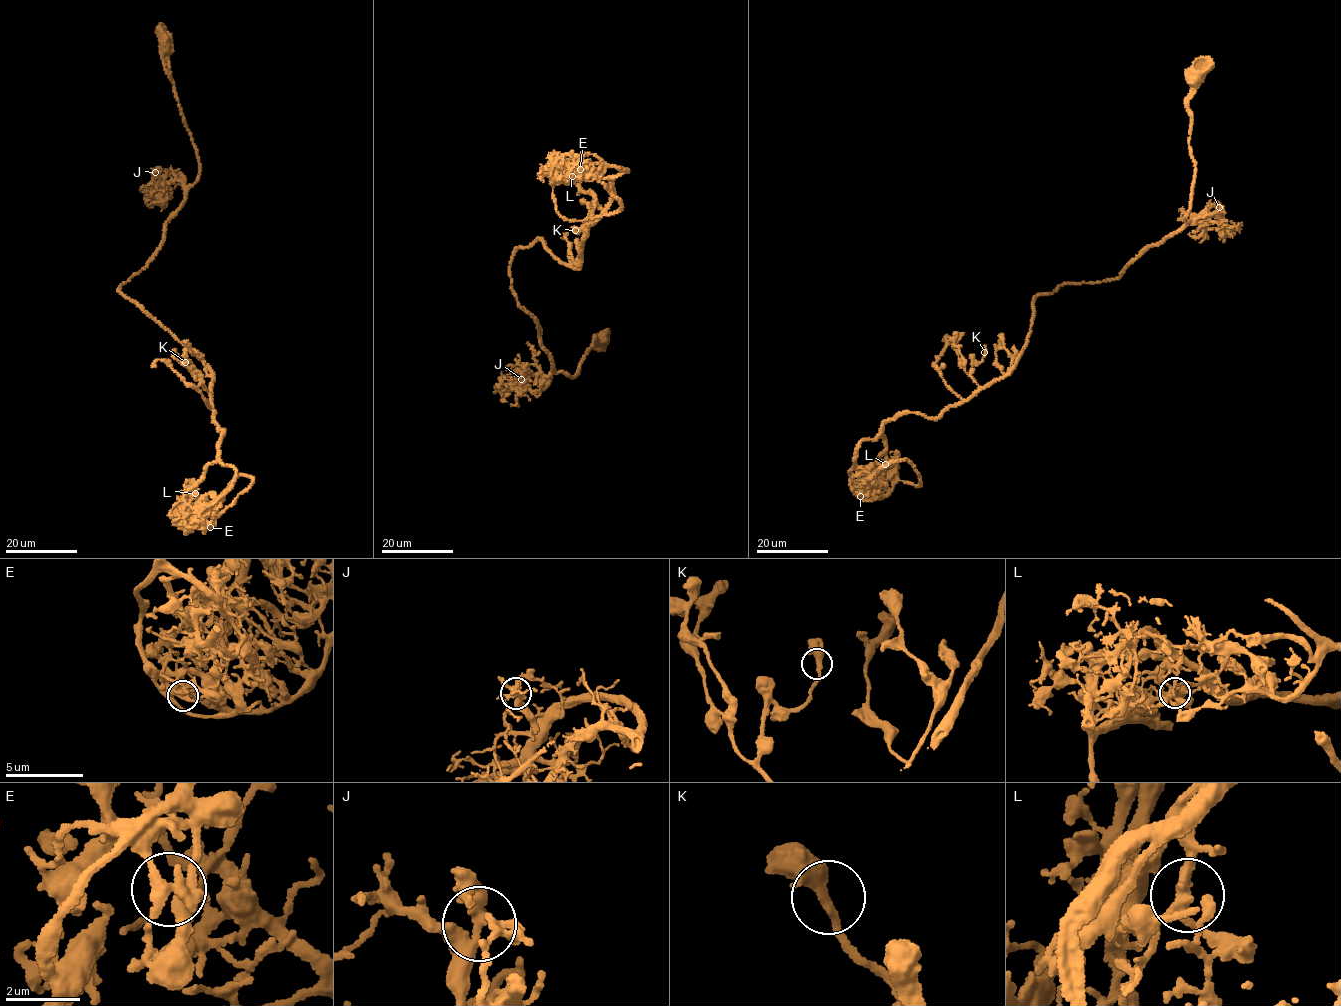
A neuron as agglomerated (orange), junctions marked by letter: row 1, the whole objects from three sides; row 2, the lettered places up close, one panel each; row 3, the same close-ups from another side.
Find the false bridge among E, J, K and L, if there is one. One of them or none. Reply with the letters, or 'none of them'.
E

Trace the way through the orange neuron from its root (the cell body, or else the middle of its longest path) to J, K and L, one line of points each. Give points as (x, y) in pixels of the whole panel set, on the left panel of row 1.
J: (163, 45), (161, 50), (198, 155), (200, 175), (186, 186), (182, 175), (168, 173), (159, 179), (155, 172)
K: (163, 45), (200, 175), (166, 223), (157, 253), (118, 288), (200, 357), (211, 375), (211, 391), (185, 362)
L: (163, 45), (200, 175), (166, 223), (157, 253), (118, 288), (209, 368), (223, 431), (195, 493)

